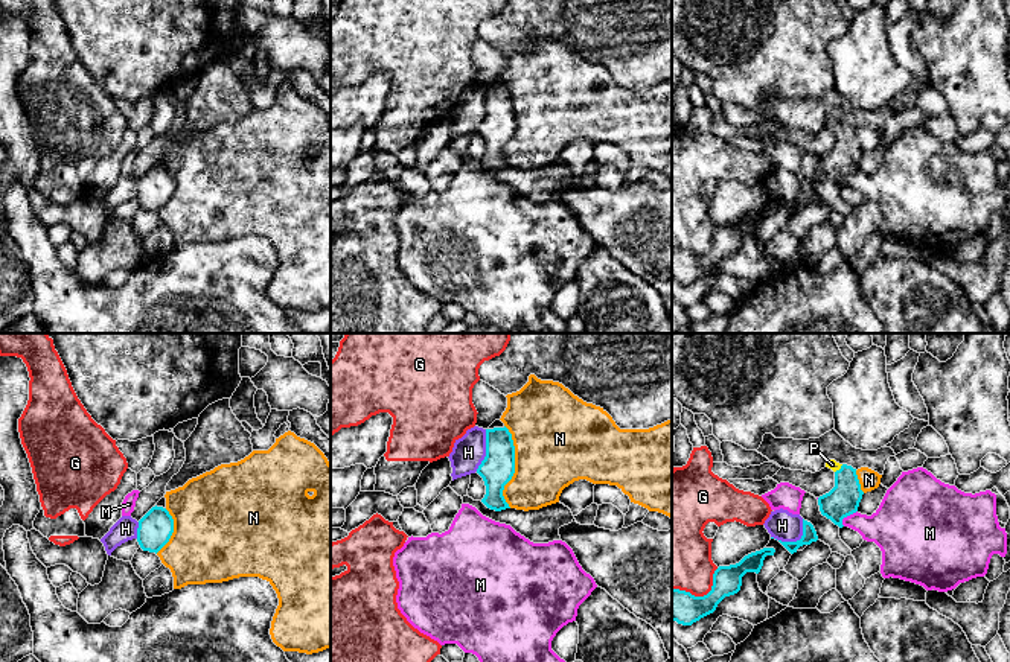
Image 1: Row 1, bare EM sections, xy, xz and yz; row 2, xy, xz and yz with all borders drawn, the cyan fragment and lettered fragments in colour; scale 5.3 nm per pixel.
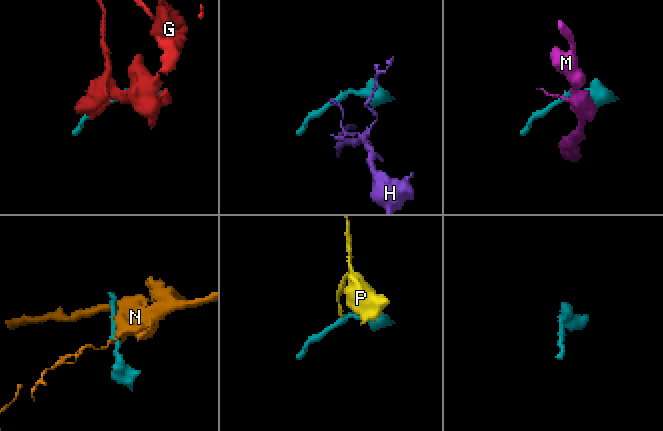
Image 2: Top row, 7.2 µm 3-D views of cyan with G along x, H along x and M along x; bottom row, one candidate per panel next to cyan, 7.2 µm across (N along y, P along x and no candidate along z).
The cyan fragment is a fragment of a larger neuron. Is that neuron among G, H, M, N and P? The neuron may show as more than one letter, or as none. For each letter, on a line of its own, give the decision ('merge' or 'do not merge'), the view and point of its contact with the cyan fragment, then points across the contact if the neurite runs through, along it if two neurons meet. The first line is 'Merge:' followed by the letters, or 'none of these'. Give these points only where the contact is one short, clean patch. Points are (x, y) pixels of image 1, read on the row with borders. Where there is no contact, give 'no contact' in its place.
Merge: P
G: do not merge | yz (701, 597)
H: do not merge | yz (794, 542) | along yz (803, 519), (803, 534), (799, 539), (779, 541), (771, 537)
M: do not merge | yz (847, 515)
N: do not merge | xz (514, 466)
P: merge | yz (840, 469) | across yz (843, 499), (840, 469), (832, 464)

